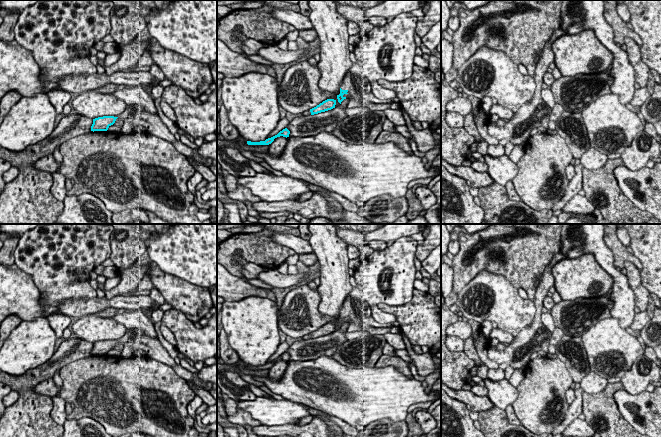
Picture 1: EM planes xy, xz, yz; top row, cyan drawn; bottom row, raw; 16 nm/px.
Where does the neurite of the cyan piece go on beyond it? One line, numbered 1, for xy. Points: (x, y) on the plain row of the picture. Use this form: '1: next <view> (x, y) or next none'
1: next none

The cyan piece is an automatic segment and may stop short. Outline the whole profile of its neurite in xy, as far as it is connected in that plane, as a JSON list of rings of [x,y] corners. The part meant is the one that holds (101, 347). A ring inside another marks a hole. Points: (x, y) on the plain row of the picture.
[[[103,340],[93,343],[91,355],[107,355],[113,349],[118,341]]]

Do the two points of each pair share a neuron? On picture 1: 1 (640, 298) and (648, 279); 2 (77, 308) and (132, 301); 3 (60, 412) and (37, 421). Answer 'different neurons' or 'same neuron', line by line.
1: different neurons
2: same neuron
3: different neurons

